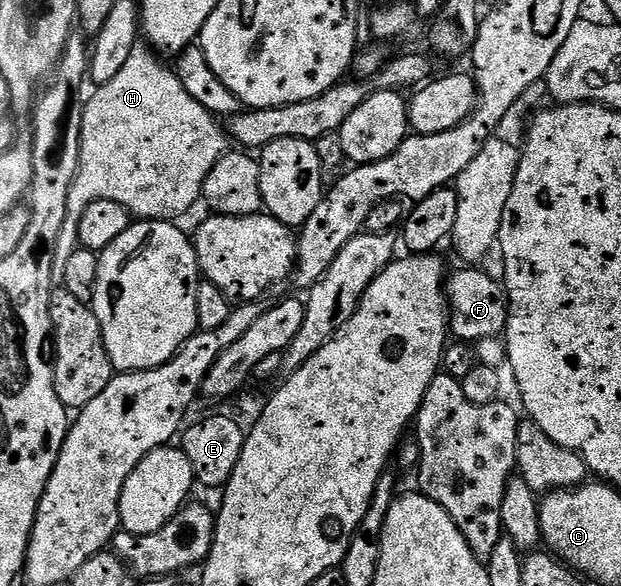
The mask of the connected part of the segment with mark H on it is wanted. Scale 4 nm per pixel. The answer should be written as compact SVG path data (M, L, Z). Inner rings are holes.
M139 44L127 56L127 64L107 84L94 89L93 99L84 103L81 110L81 151L79 168L67 196L67 214L63 228L59 228L59 240L55 244L51 280L54 287L63 287L63 275L71 252L79 249L77 241L77 222L83 220L83 212L95 200L115 200L123 204L130 215L137 220L177 220L196 202L203 198L205 181L215 168L218 160L230 149L231 142L214 115L203 108L179 84L176 73L169 70L156 58L148 45Z

